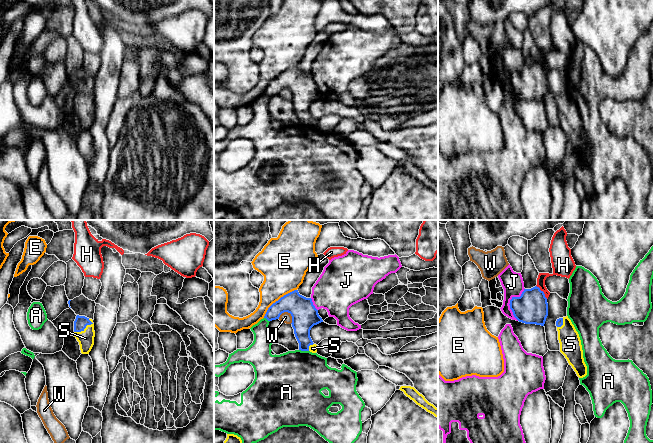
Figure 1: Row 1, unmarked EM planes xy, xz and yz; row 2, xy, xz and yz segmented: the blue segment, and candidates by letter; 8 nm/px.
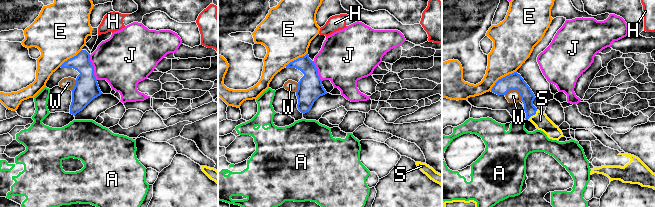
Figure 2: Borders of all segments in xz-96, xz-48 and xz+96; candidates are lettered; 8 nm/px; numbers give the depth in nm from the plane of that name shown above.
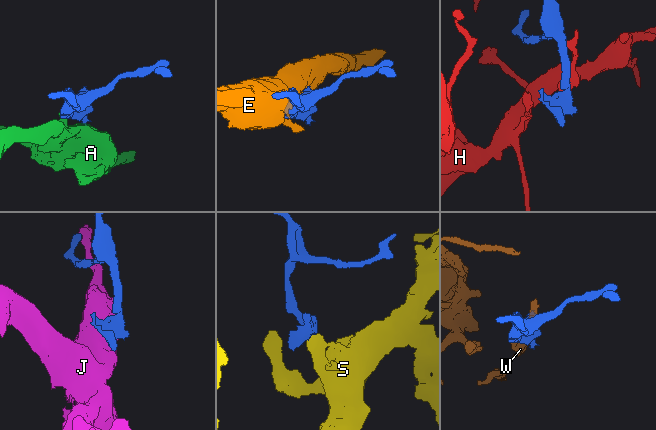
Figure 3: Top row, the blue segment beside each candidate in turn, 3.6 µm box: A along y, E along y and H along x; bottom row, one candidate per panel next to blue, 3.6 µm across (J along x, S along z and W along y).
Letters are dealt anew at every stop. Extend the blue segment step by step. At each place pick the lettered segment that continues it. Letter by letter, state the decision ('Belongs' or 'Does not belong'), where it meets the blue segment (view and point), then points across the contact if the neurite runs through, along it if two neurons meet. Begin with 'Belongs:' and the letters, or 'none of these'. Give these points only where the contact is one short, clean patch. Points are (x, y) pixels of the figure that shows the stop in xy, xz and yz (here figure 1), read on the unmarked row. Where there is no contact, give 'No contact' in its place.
Belongs: S
A: Does not belong. Touches blue at xz (304, 126)
E: Does not belong. Touches blue at xz (278, 76)
H: Does not belong. Touches blue at yz (543, 68). Boundary: yz (536, 61), (547, 74)
J: Does not belong. Touches blue at yz (510, 78)
S: Belongs. Touches blue at xy (83, 105). Path across: xy (80, 99), (83, 105), (85, 114)
W: Does not belong. Touches blue at xz (288, 88)

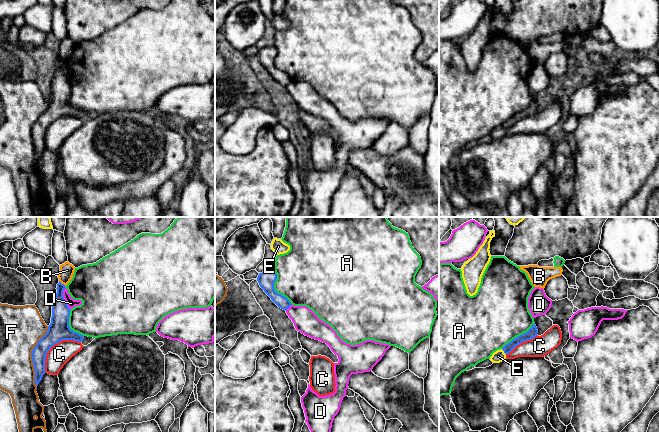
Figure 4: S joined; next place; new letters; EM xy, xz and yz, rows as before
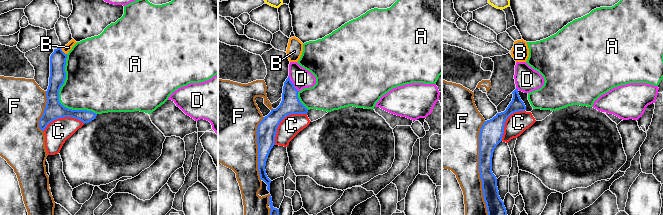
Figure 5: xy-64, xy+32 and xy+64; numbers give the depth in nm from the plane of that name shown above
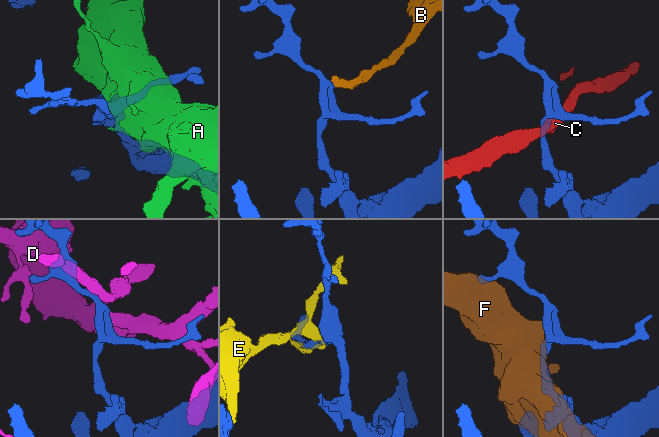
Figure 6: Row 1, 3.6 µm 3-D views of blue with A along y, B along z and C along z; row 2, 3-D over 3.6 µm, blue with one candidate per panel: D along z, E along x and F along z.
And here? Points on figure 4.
Belongs: none of these
A: Does not belong. Touches blue at xz (274, 65)
B: Does not belong. Touches blue at xy (61, 59). Boundary: xy (59, 56), (65, 62)
C: Does not belong. Touches blue at xy (53, 121)
D: Does not belong. Touches blue at xy (63, 74). Boundary: xy (65, 63), (63, 74), (70, 85)
E: Does not belong. Touches blue at yz (504, 128)
F: Does not belong. Touches blue at xy (31, 131)

